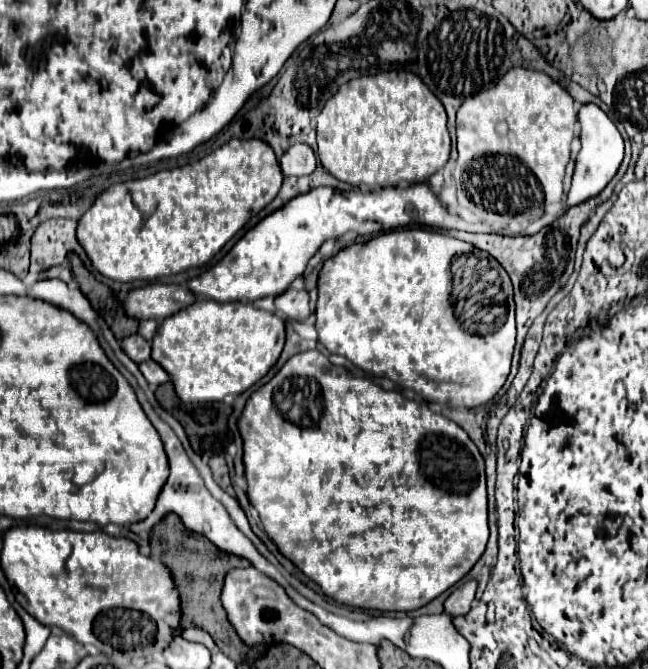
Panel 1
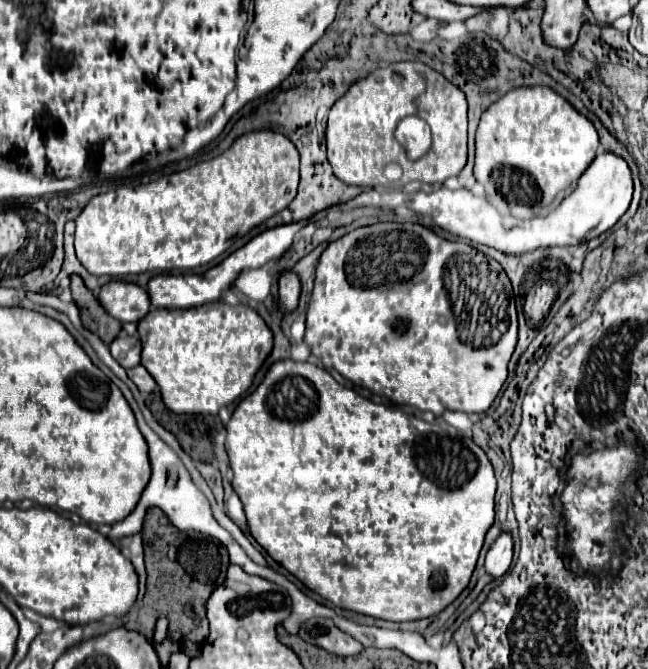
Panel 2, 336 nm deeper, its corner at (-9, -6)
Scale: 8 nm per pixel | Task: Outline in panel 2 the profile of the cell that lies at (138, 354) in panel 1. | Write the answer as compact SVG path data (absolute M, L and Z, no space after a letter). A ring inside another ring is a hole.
M119 335L113 343L111 343L111 355L113 359L129 369L129 367L137 367L139 365L139 355L141 355L141 343L137 337L129 337L129 335Z

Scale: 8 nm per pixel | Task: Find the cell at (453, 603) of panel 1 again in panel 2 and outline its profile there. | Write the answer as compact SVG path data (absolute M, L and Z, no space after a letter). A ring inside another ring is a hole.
M503 531L487 551L487 557L485 557L487 573L491 573L493 577L503 575L511 565L511 557L513 557L513 537L511 533Z

